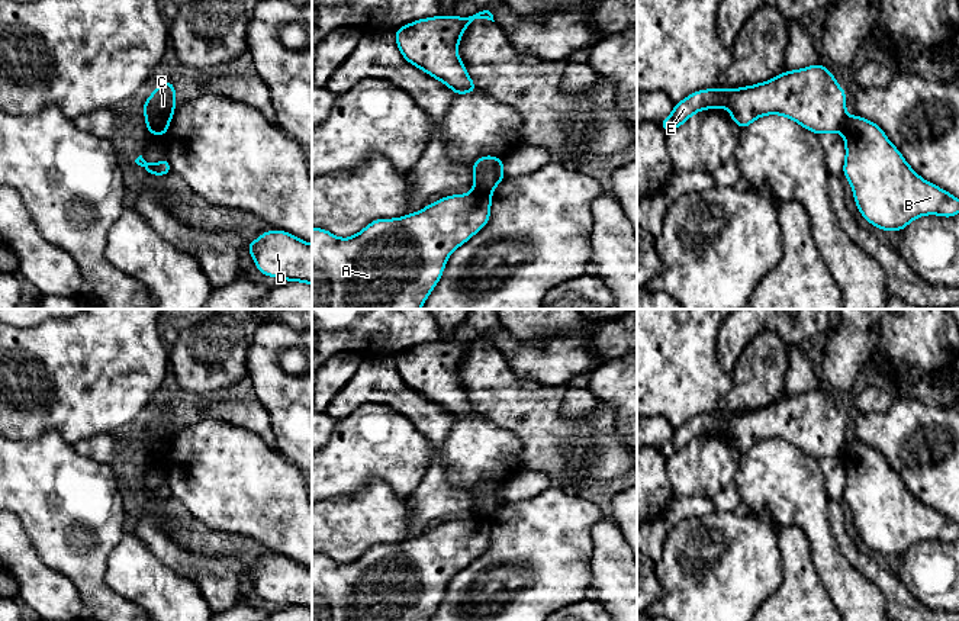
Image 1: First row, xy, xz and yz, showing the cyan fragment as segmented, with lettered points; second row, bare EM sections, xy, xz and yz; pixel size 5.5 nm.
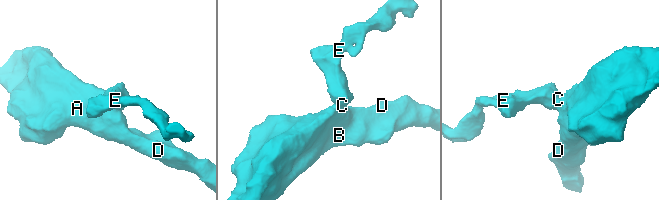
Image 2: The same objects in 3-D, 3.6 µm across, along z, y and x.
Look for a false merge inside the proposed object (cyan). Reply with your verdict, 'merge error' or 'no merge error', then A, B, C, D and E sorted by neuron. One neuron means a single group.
merge error; groups A B D / C E

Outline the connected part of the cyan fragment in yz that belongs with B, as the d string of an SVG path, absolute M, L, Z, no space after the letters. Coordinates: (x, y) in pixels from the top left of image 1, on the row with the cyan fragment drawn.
M853 115L844 125L846 161L843 176L852 184L855 203L862 216L882 231L904 231L913 221L924 215L953 218L959 213L959 200L923 180L904 160L897 147L886 138L878 123Z

